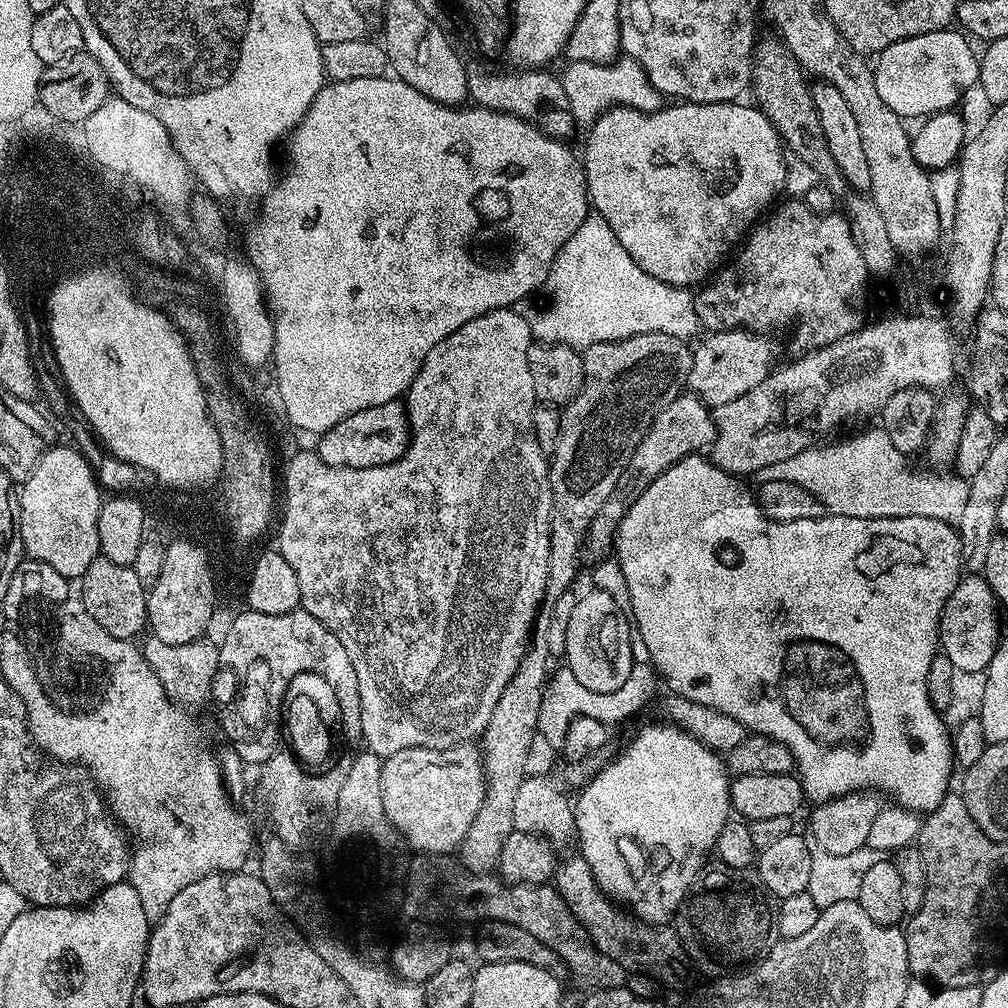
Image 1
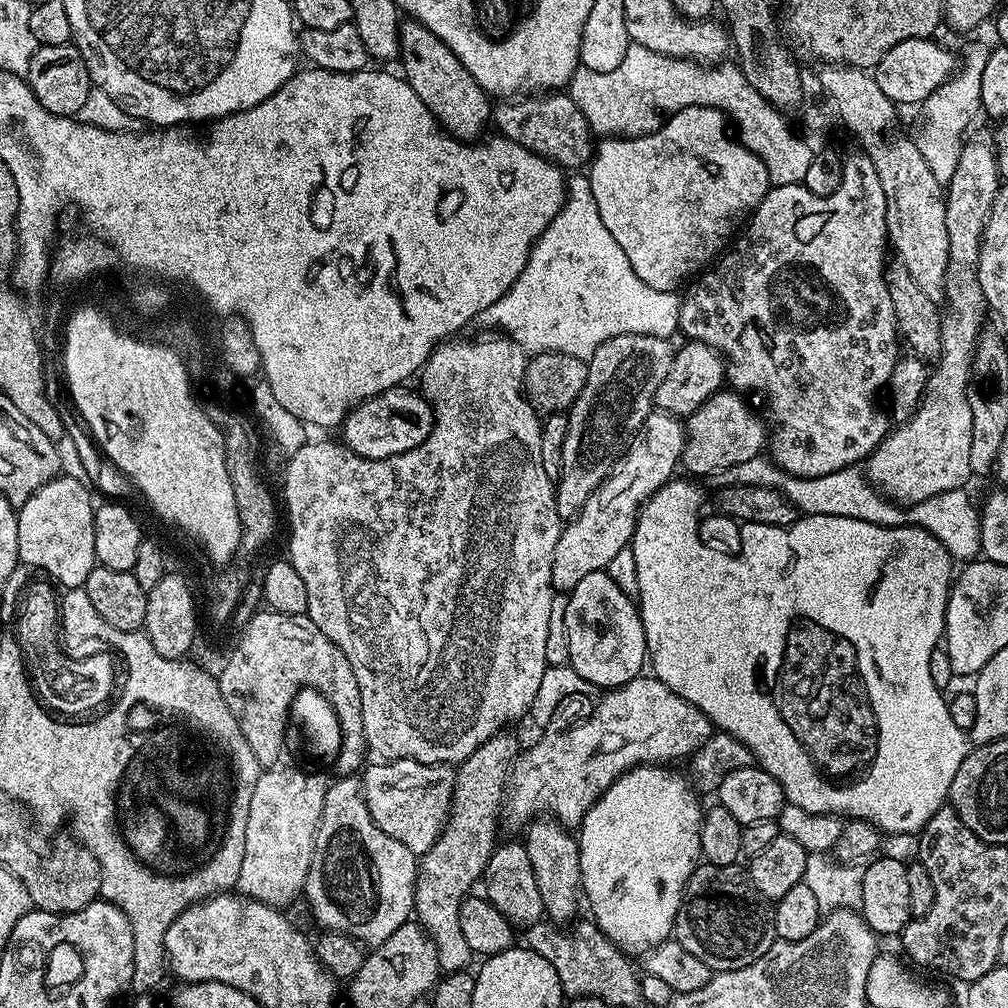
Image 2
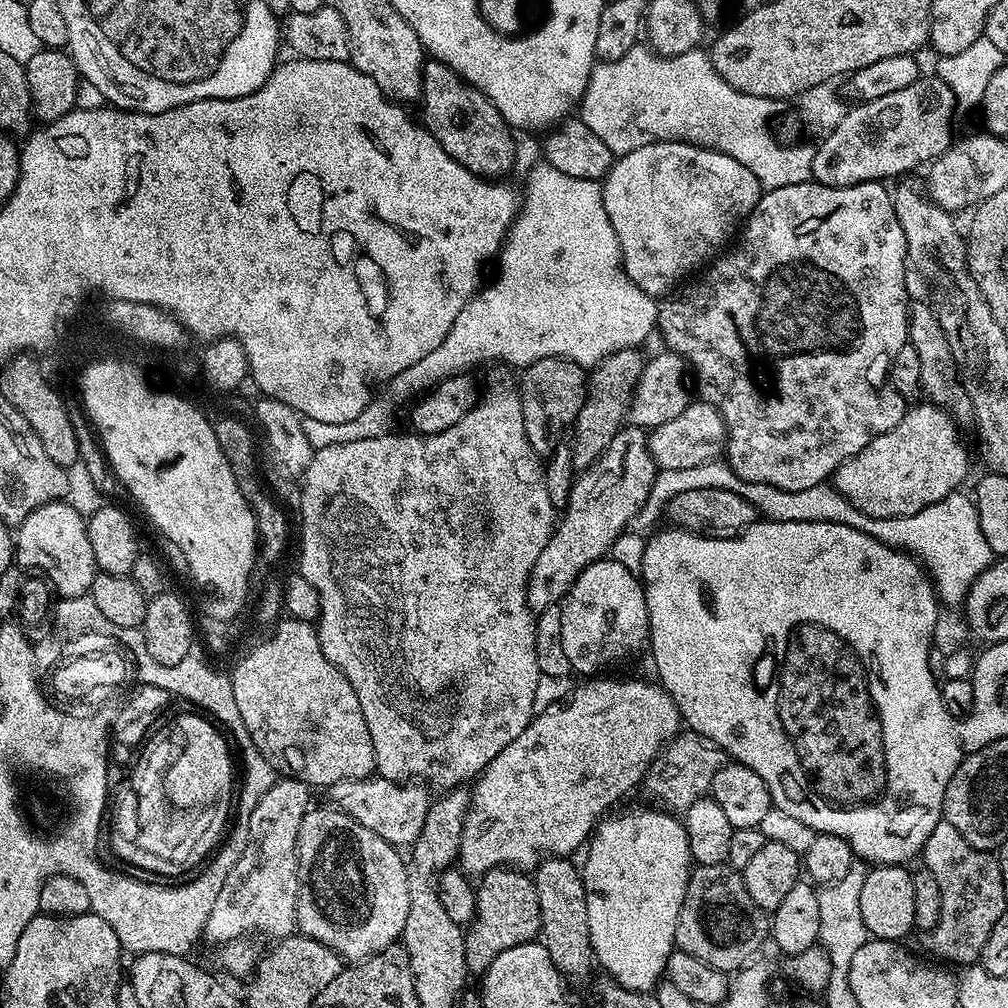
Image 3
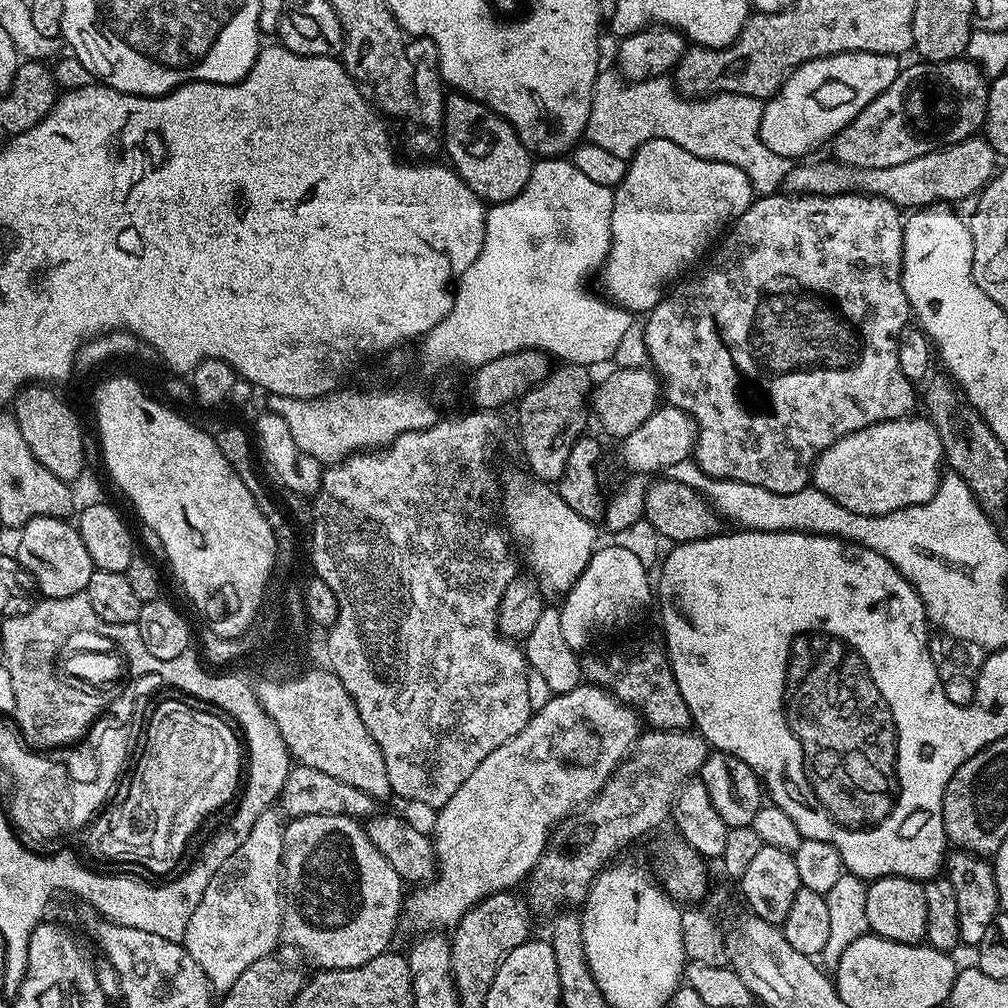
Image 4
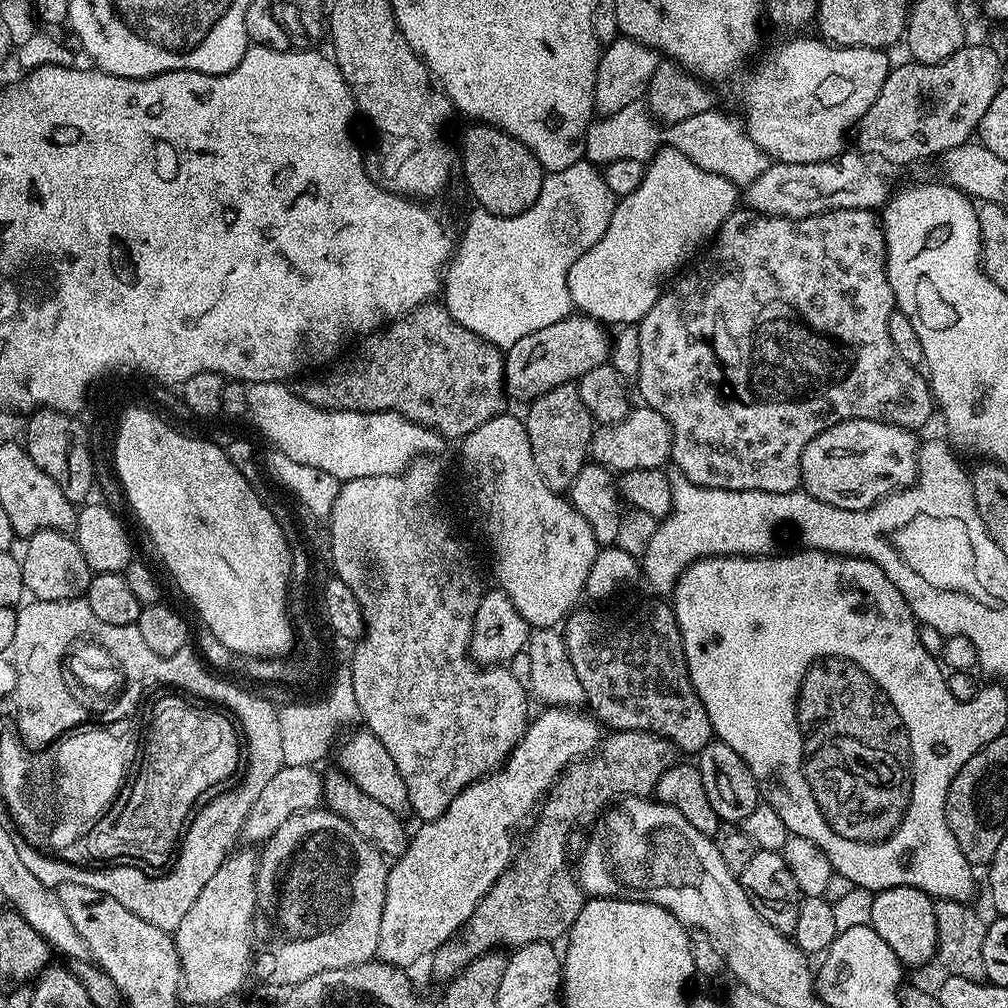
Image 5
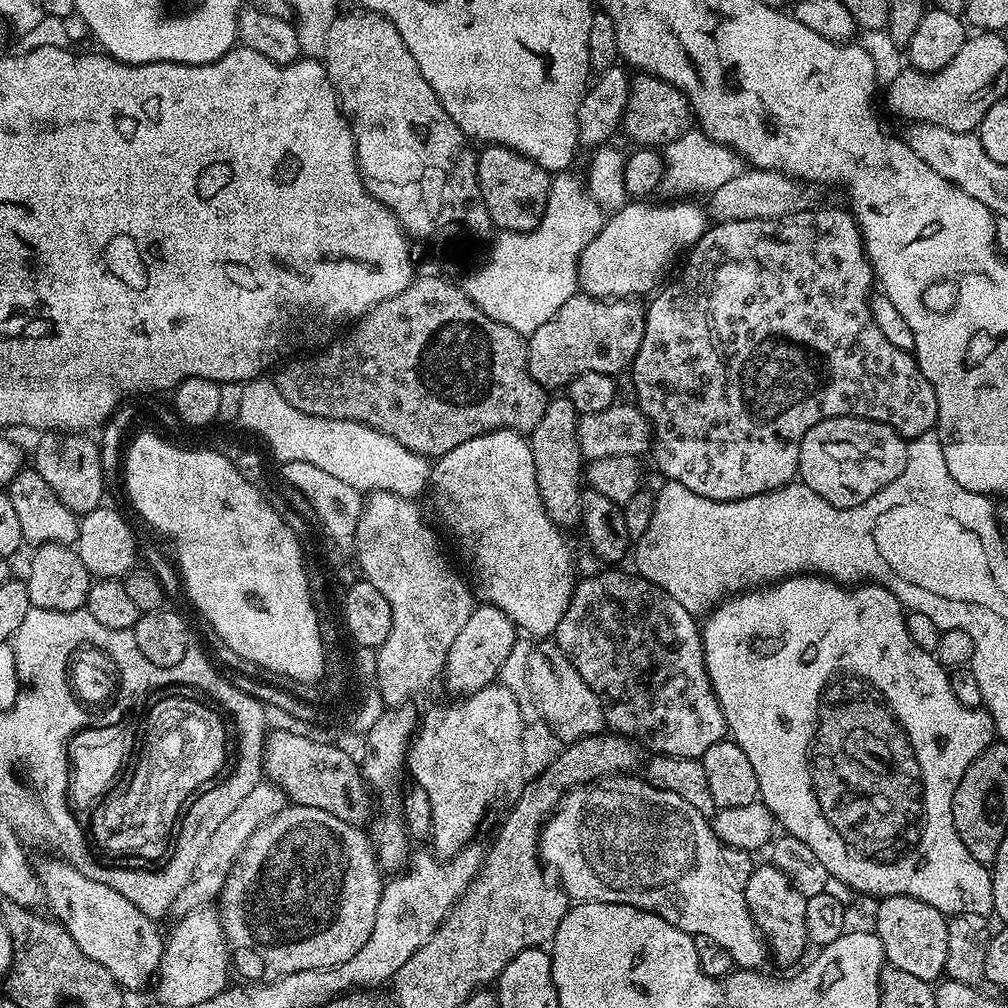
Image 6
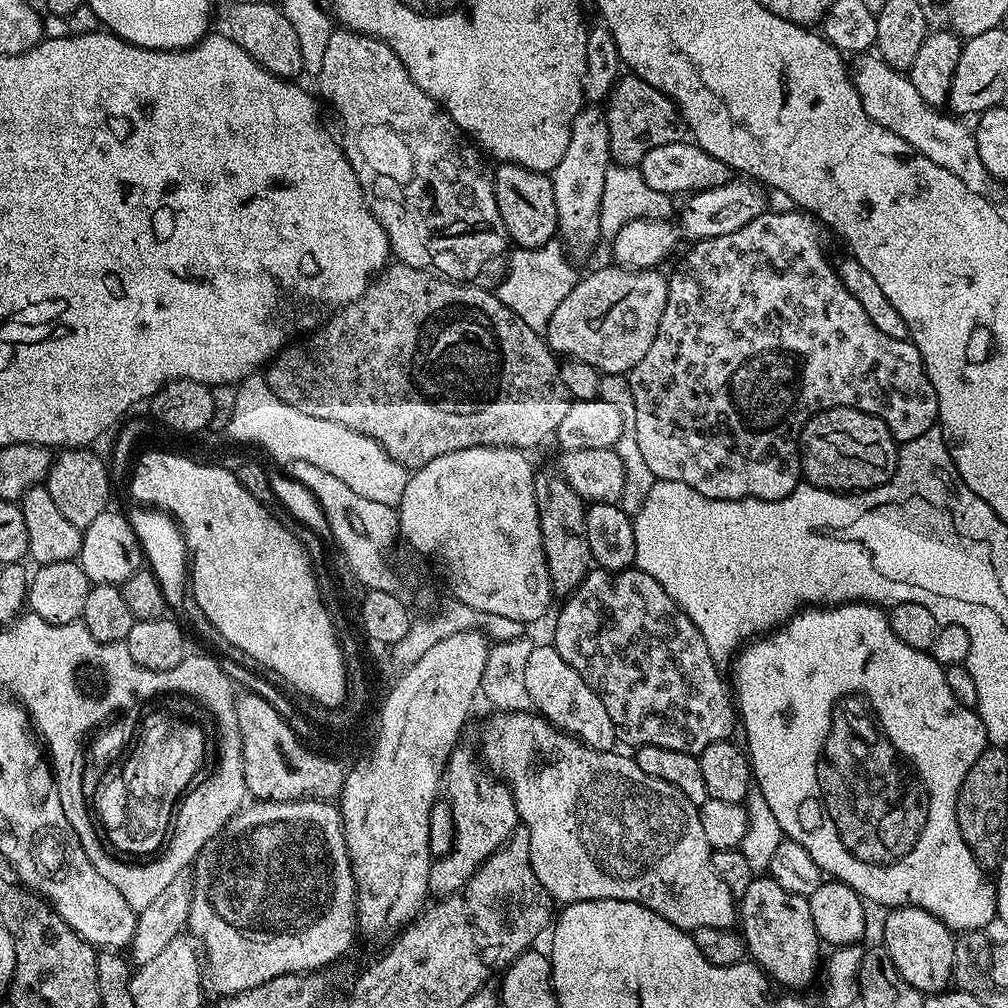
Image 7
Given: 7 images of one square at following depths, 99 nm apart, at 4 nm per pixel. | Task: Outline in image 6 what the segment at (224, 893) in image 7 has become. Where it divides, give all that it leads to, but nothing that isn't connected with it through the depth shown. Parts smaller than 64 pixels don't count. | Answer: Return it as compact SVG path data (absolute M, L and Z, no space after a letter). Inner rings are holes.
M292 804L276 816L271 816L246 842L242 854L236 859L232 872L224 882L218 897L218 911L220 924L224 928L224 934L230 949L230 964L240 975L244 982L263 982L277 980L280 976L294 974L298 970L318 970L322 966L338 966L338 962L346 962L346 958L354 958L358 950L362 950L366 938L370 938L370 930L374 930L374 918L378 914L378 902L380 901L380 889L382 887L382 869L376 859L374 845L361 829L352 824L342 822L342 818L334 818L334 814L326 814L326 810L314 810L310 806Z

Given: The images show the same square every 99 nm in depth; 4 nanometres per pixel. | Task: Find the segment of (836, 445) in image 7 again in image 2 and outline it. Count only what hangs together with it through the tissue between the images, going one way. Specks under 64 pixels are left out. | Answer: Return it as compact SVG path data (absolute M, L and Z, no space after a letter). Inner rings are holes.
M980 132L974 136L965 139L962 158L958 158L958 167L954 170L954 178L950 178L946 186L944 198L950 258L944 279L946 299L940 318L940 359L931 369L918 410L909 420L893 427L866 461L869 484L901 506L924 502L926 498L946 494L946 490L964 488L968 476L973 475L970 438L974 430L974 414L970 410L968 375L971 377L974 372L976 342L982 335L980 308L985 307L982 286L978 282L980 243L984 240L984 230L992 217L994 198L1002 183L993 134Z

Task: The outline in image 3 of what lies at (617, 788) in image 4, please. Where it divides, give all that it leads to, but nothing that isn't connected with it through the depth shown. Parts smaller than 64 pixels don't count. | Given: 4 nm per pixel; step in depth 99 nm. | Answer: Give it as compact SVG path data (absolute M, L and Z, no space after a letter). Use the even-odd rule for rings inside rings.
M684 730L668 741L652 759L652 764L644 775L642 788L648 791L649 798L656 803L653 805L666 812L682 814L690 810L694 802L711 793L714 774L722 770L724 763L726 757L718 742L706 738L700 732Z

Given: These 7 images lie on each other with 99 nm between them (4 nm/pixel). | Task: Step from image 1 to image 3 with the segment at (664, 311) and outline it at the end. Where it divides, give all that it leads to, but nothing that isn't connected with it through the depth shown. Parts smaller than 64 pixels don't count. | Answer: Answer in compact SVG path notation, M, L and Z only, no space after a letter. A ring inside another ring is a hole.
M546 162L539 163L528 172L528 185L525 186L524 192L522 188L522 207L516 219L513 220L511 228L508 229L507 236L504 237L504 246L500 249L498 257L500 273L493 278L492 284L485 283L476 295L466 302L462 314L458 314L458 318L454 318L454 326L450 326L450 334L446 334L446 338L442 338L441 344L436 349L430 350L430 354L426 354L426 358L418 358L418 362L414 362L414 366L402 370L402 374L398 374L388 381L387 391L392 391L398 399L409 399L408 401L411 401L417 394L423 394L428 392L429 389L434 389L448 376L473 369L474 364L480 364L483 360L496 360L492 362L503 362L505 365L517 364L517 369L523 370L529 364L538 362L542 358L561 356L578 366L582 366L585 370L591 370L618 350L640 346L640 343L657 327L657 301L653 297L647 296L642 290L638 290L638 286L634 286L634 282L630 282L630 278L624 273L624 258L620 254L618 234L614 234L614 226L610 226L610 214L606 214L604 189L601 181L570 178L570 174L562 174L562 170L554 170L554 166L550 166Z

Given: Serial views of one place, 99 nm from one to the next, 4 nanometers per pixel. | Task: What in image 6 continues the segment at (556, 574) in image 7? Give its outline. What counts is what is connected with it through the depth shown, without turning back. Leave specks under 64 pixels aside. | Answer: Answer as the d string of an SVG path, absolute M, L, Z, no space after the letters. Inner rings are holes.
M556 395L549 399L538 426L534 426L530 434L530 443L534 454L534 470L538 478L538 494L542 498L542 506L546 506L546 514L554 523L565 530L571 530L580 523L582 457L576 433L580 416L568 401L567 395Z

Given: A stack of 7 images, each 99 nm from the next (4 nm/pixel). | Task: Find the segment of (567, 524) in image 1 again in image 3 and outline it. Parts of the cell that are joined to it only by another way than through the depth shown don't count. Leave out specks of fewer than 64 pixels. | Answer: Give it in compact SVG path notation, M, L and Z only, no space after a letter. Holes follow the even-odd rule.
M623 348L614 354L610 354L603 362L591 369L588 377L588 393L584 399L582 410L576 416L574 425L574 433L576 437L570 440L572 445L572 467L576 470L589 468L590 465L599 458L606 450L609 442L620 433L621 428L625 427L626 417L628 414L628 406L632 401L632 394L636 389L636 383L640 380L640 376L644 373L644 365L646 356L640 353L636 348Z

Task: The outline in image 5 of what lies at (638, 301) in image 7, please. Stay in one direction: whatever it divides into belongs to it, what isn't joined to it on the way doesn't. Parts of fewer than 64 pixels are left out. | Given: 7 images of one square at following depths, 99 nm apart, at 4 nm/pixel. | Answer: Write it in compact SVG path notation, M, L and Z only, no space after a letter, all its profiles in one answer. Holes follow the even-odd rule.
M570 314L564 320L554 322L542 330L518 338L504 356L504 391L509 397L531 402L554 390L554 386L570 384L580 379L586 370L609 363L609 329L598 320L583 314Z

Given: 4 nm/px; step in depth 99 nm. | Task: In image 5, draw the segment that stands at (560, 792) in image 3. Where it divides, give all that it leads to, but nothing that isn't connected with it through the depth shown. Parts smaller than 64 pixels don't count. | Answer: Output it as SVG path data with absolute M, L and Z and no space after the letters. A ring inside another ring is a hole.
M548 706L545 707L543 711L544 713L542 713L537 720L535 717L535 719L529 723L527 730L524 731L523 738L516 743L514 750L508 755L508 759L505 760L496 771L488 773L488 775L482 777L481 780L475 780L473 784L463 788L454 798L454 802L450 802L450 806L446 806L446 810L437 820L421 823L421 828L418 829L417 832L413 831L411 833L408 846L404 853L391 861L388 877L386 878L386 906L382 906L382 926L378 933L378 950L376 951L376 956L383 960L385 964L392 964L396 968L403 968L405 970L411 969L411 964L418 963L423 956L424 959L431 957L432 953L437 952L447 940L452 939L452 937L467 924L470 914L474 914L478 902L482 902L482 898L488 893L490 886L494 886L494 882L498 882L500 875L504 873L508 869L509 864L512 863L514 855L514 844L512 848L512 831L514 831L524 819L527 821L529 817L537 811L538 805L547 797L548 793L551 792L553 784L560 779L560 776L568 767L591 756L592 753L599 748L602 739L602 725L595 716L580 708L553 708Z

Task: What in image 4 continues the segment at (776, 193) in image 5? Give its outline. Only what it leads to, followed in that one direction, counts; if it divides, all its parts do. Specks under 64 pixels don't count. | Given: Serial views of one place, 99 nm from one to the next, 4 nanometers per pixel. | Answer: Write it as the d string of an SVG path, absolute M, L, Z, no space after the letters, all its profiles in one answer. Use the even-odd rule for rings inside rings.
M969 138L960 144L949 144L947 148L935 148L930 154L922 154L922 158L912 158L910 162L902 162L902 166L890 166L889 168L851 168L832 158L820 160L817 164L808 163L812 162L797 163L786 174L783 186L785 193L802 196L837 196L843 192L858 192L866 196L886 198L901 210L919 210L952 202L948 200L964 200L967 196L975 197L983 192L989 180L998 171L996 151L983 138Z

